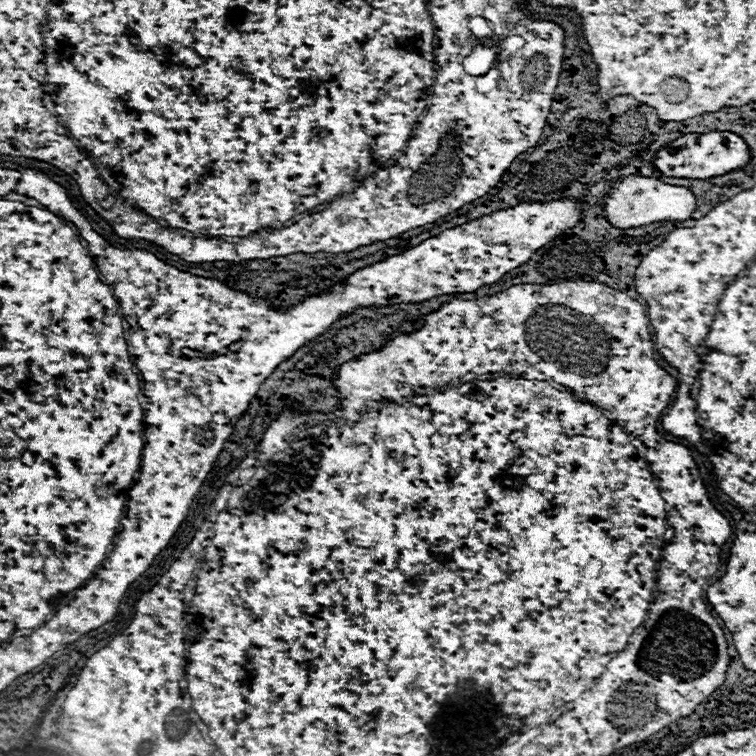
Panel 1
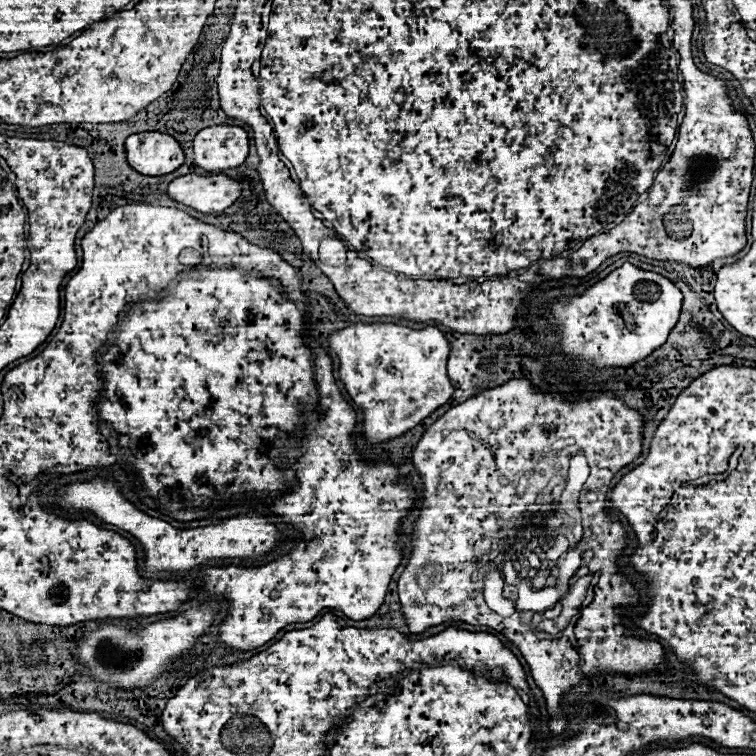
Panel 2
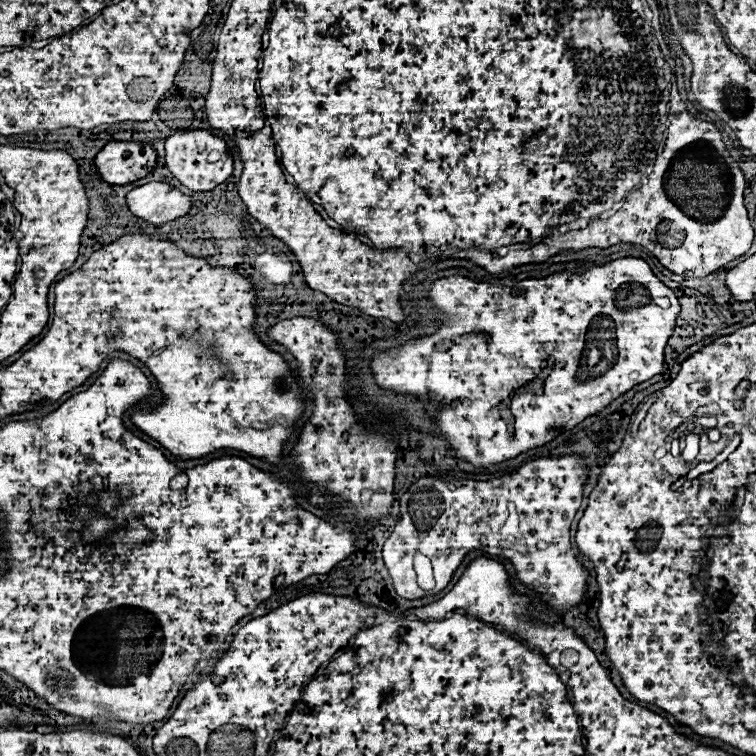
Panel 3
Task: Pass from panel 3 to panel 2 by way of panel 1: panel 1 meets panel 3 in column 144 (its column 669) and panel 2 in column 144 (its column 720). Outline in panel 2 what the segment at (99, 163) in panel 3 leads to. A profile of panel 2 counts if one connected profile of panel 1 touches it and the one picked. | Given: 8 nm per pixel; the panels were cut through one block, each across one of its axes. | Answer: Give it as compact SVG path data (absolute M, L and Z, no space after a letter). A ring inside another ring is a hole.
M132 134L126 140L128 164L140 174L170 174L184 164L184 150L170 134Z

